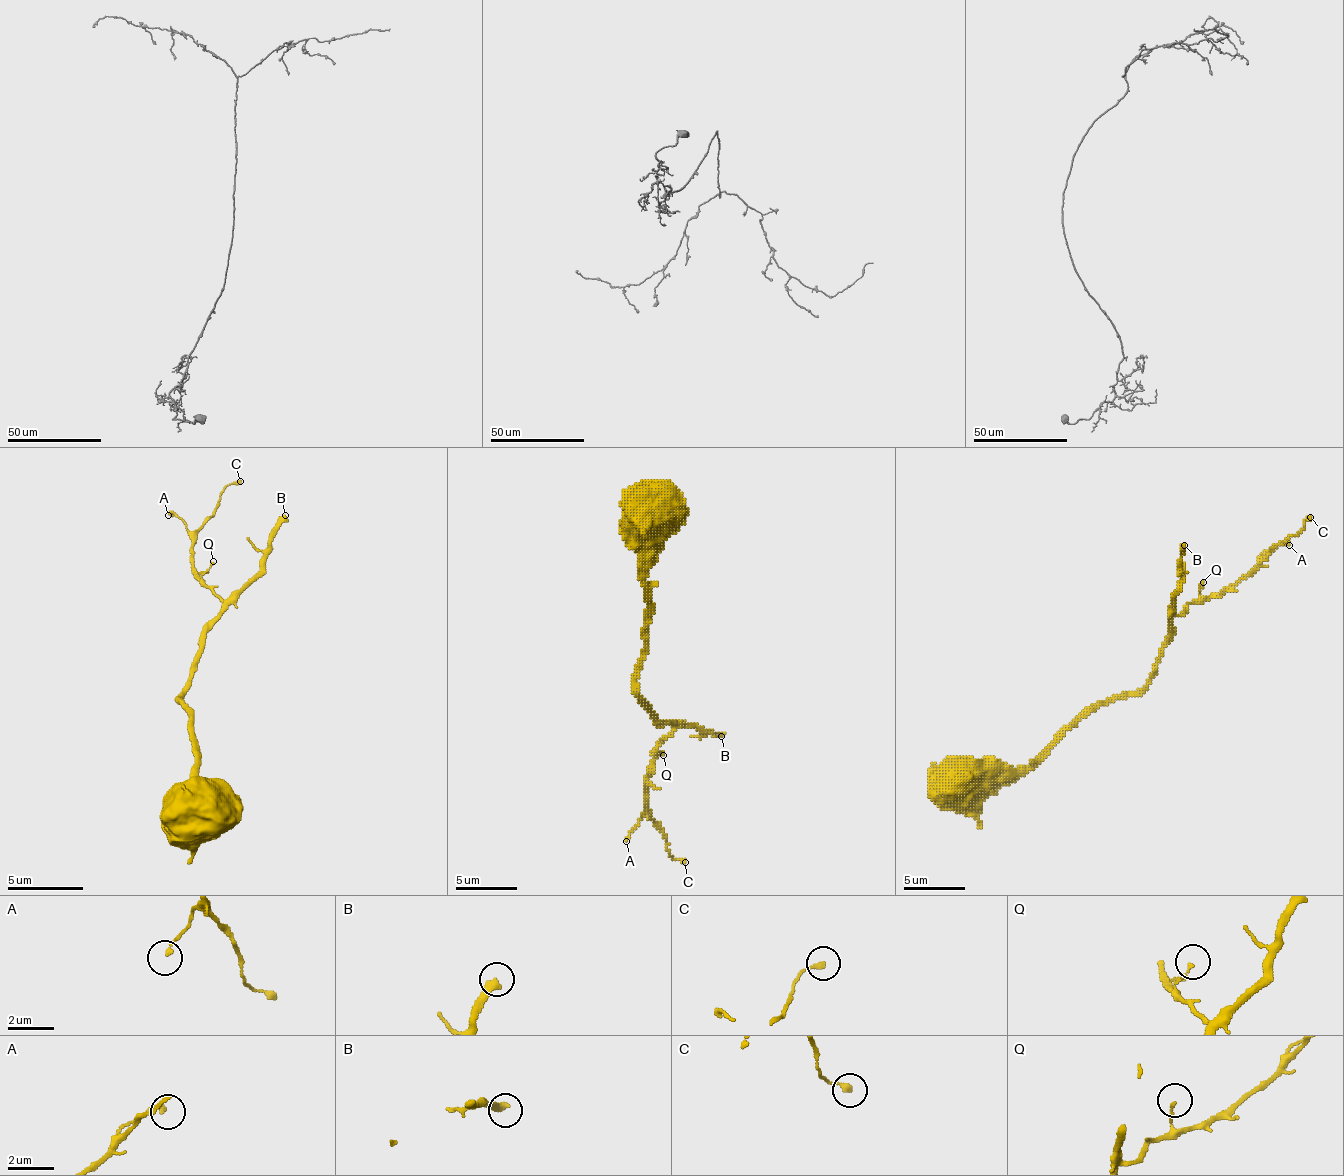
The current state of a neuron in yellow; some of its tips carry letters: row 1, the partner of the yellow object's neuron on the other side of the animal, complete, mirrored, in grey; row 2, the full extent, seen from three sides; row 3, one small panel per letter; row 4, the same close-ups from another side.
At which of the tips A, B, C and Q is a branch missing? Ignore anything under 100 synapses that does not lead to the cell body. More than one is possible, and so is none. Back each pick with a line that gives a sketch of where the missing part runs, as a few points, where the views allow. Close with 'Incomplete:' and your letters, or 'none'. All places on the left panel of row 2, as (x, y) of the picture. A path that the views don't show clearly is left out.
Incomplete: B

